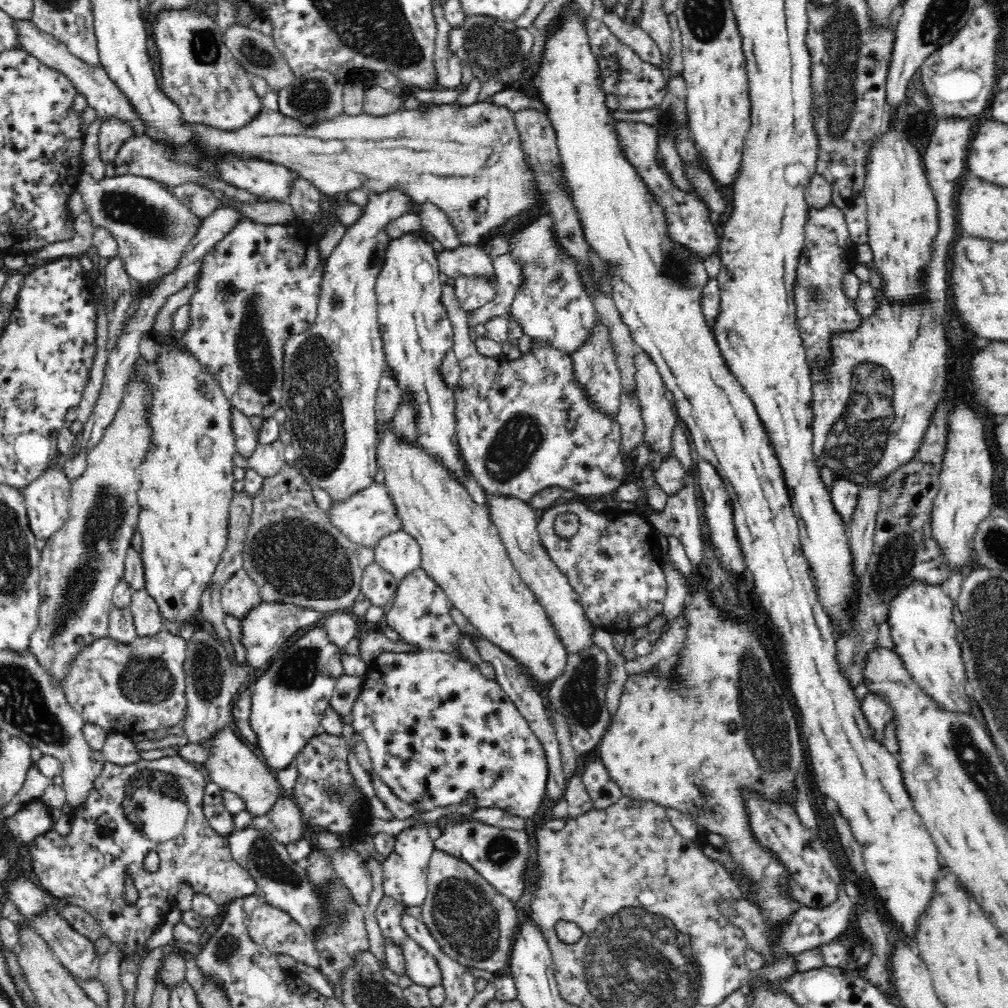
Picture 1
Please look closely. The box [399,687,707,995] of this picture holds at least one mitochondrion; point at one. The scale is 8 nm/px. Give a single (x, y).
(463, 914)

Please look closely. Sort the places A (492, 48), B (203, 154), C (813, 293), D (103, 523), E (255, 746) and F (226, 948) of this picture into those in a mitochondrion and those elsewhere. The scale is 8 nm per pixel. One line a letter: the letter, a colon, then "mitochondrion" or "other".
A: mitochondrion
B: other
C: mitochondrion
D: mitochondrion
E: other
F: mitochondrion

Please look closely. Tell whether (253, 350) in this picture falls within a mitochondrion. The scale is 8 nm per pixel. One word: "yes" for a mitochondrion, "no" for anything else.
yes

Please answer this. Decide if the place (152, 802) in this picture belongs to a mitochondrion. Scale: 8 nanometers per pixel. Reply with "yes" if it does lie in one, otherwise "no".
yes

